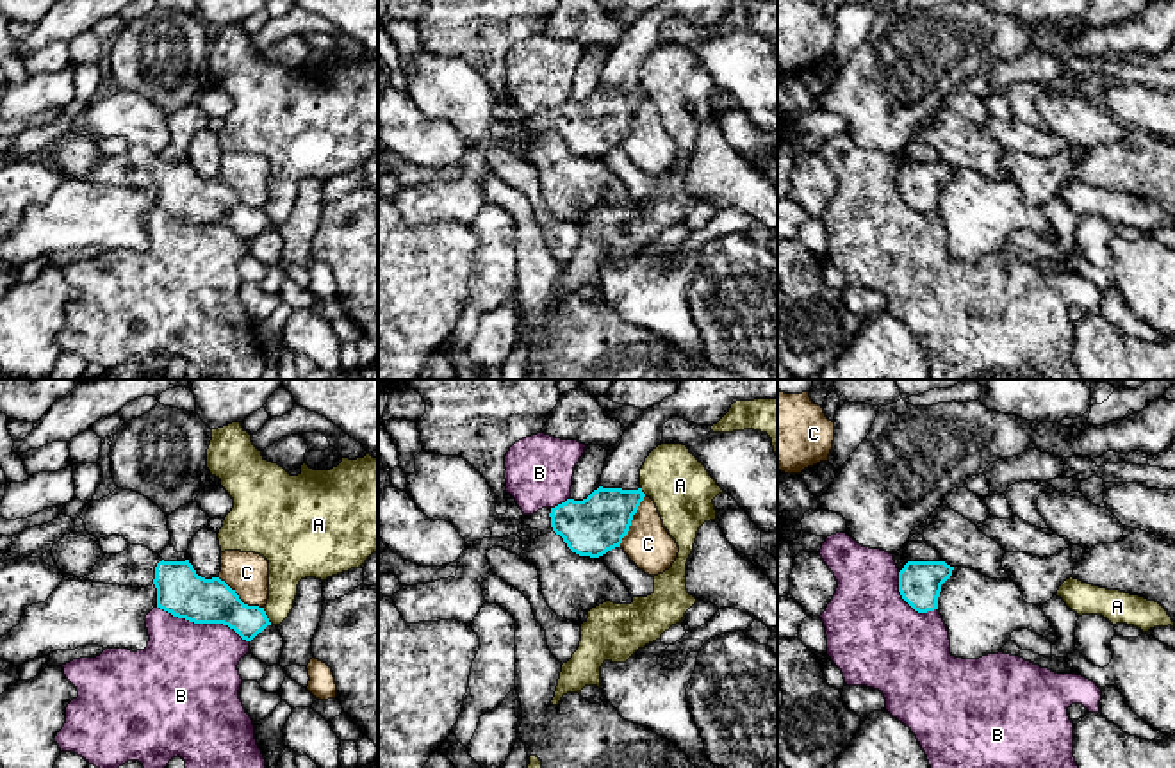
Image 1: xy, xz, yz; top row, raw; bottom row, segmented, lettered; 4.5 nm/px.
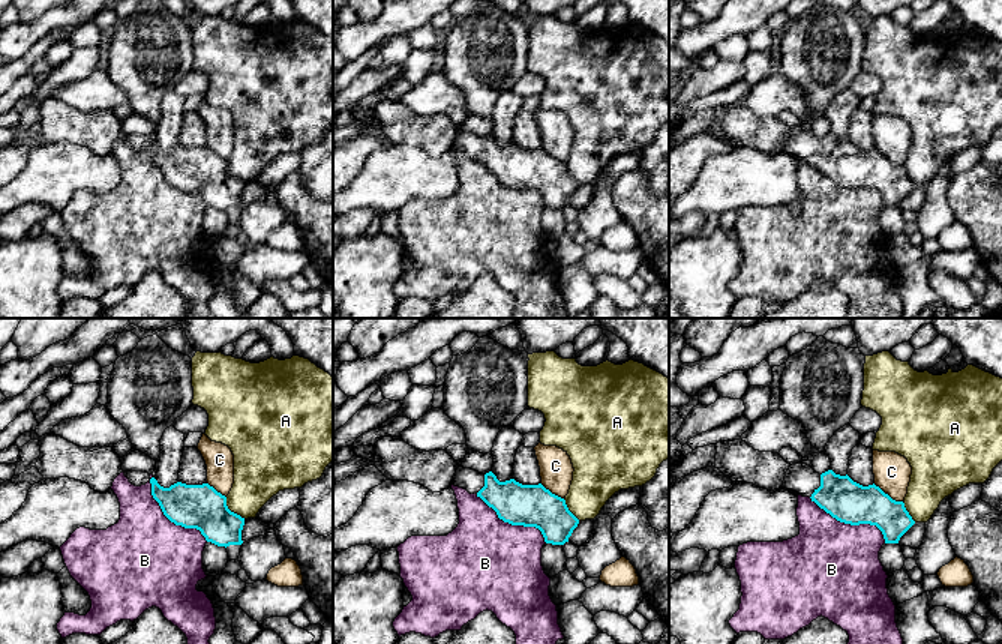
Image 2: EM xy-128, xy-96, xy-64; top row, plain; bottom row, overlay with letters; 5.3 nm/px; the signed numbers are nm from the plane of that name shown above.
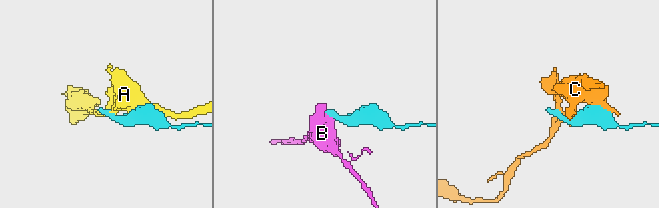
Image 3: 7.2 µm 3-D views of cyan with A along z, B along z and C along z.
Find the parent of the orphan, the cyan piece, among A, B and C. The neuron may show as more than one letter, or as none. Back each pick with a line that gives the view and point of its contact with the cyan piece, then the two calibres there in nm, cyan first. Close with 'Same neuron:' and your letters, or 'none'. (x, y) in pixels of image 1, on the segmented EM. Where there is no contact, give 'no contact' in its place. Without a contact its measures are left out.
Same neuron: none

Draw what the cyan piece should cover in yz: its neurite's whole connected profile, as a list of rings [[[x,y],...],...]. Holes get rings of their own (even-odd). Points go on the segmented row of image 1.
[[[908,561],[899,572],[899,592],[918,613],[938,609],[941,584],[952,576],[954,567],[945,561]]]

